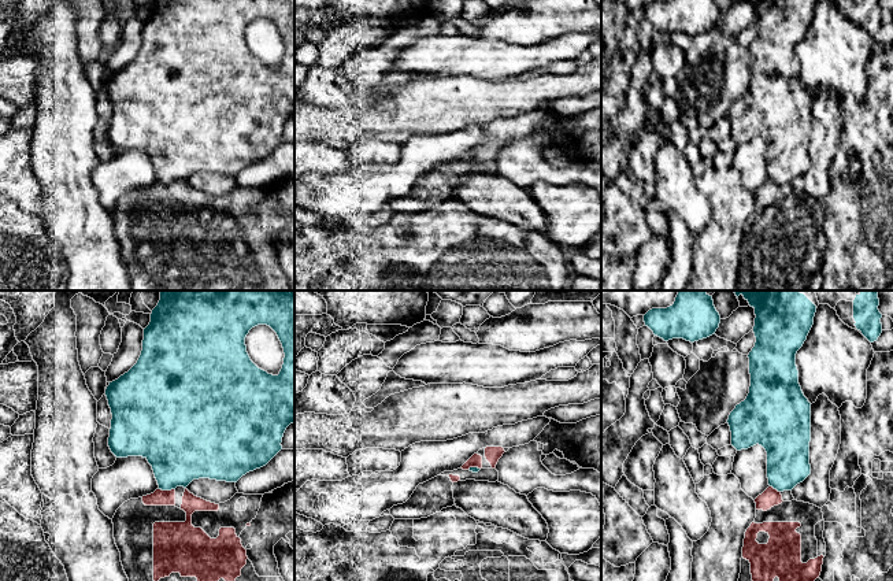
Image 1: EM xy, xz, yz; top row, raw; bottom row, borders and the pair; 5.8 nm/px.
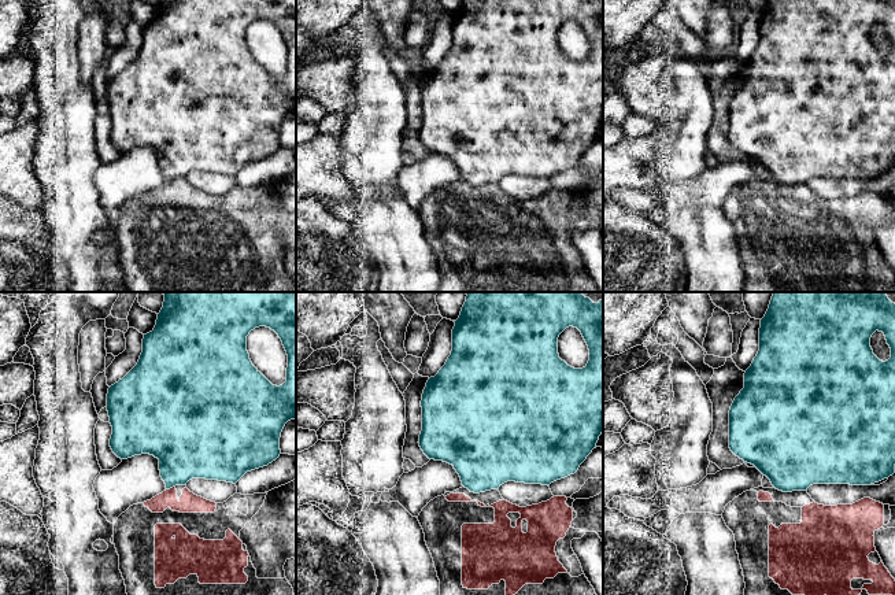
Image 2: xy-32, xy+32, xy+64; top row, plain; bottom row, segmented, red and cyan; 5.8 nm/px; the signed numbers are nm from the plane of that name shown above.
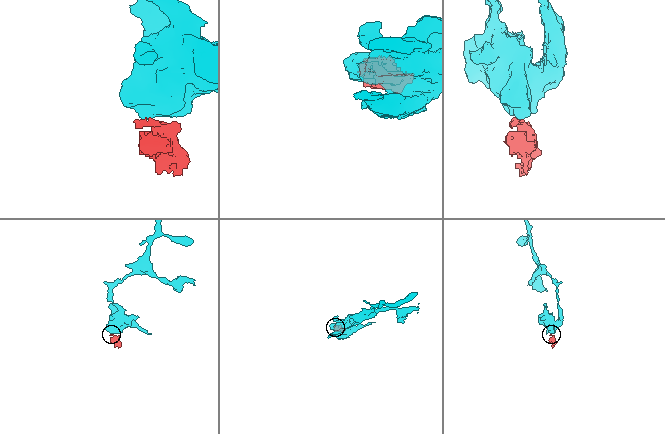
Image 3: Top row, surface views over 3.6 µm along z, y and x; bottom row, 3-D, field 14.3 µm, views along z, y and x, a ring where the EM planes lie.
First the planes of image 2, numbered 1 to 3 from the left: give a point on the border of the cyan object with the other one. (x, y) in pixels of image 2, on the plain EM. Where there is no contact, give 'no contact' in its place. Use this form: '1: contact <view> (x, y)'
1: contact xy-32 (170, 181)
2: no contact
3: no contact

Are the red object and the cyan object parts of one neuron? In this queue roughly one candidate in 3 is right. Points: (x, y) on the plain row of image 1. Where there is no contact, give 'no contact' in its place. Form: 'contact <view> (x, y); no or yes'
contact xy (167, 184); no

